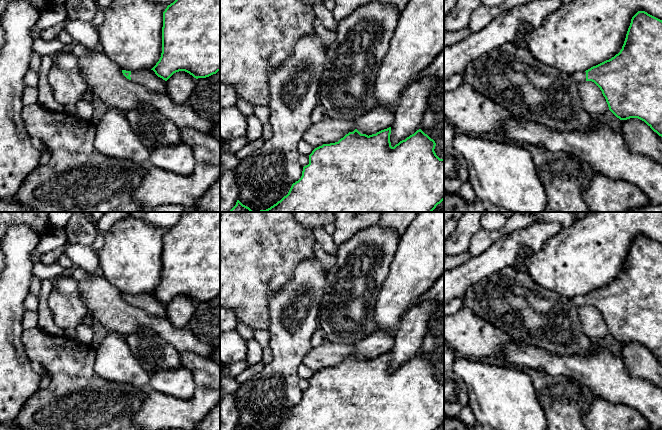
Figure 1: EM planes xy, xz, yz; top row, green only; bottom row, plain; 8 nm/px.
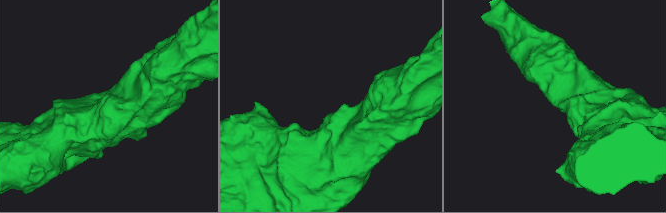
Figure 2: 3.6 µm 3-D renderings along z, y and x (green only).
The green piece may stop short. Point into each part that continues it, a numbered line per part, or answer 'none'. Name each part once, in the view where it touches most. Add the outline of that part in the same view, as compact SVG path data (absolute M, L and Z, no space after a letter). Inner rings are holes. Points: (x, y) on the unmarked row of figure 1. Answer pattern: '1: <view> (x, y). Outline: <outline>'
1: xz (379, 342). Outline: M375 331L354 345L356 353L361 358L376 358L392 350L395 338L394 333Z

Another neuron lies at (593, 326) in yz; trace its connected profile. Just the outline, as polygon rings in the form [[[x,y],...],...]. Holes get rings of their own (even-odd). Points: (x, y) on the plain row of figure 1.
[[[594,306],[578,307],[578,318],[583,333],[593,341],[601,342],[609,334],[602,315]]]

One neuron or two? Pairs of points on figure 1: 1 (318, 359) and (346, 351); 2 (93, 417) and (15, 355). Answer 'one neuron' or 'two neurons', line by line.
1: one neuron
2: two neurons

